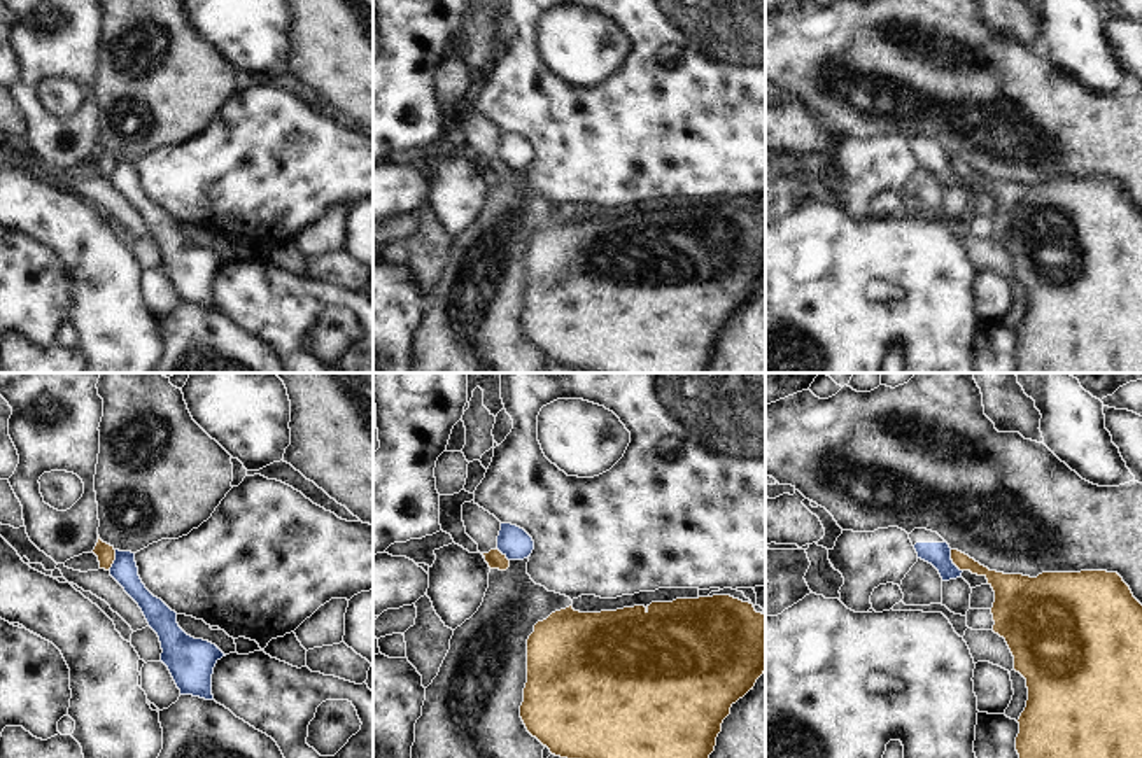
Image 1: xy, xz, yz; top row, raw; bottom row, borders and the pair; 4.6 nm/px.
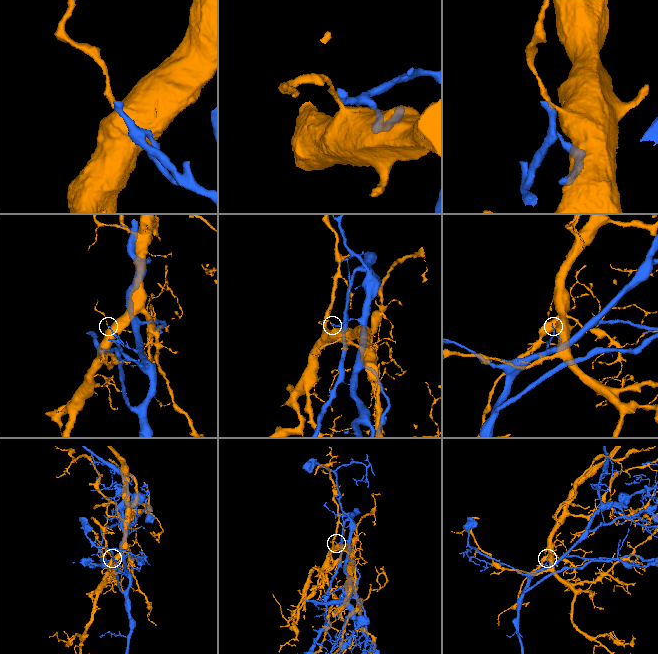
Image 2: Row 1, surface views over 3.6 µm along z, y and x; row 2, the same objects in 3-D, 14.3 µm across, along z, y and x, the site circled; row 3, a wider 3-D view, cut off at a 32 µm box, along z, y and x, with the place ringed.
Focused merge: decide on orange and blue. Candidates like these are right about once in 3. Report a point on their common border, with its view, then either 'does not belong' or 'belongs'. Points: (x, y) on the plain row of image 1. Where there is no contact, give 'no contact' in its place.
meets orange in yz at (951, 167); does not belong

